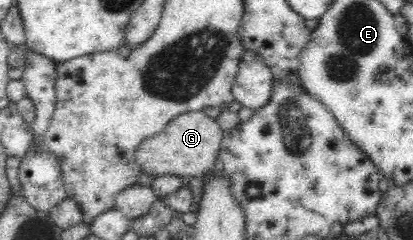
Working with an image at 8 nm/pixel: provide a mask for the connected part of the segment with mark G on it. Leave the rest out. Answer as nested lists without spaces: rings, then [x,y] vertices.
[[[201,111],[185,112],[170,119],[163,132],[159,132],[158,135],[145,139],[136,148],[136,163],[142,172],[152,177],[173,175],[187,179],[204,176],[212,170],[216,163],[219,150],[221,150],[223,137],[224,131],[220,128],[216,118],[209,118]]]

